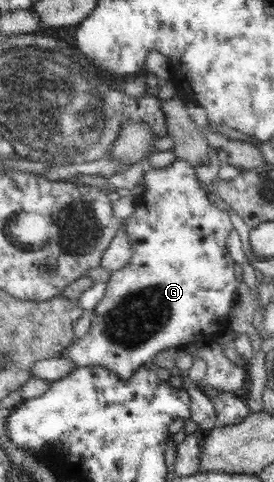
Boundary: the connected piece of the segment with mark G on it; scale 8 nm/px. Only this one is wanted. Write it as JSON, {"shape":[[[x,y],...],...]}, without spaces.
{"shape":[[[177,158],[170,165],[164,168],[149,168],[143,174],[143,180],[146,184],[146,188],[141,191],[139,197],[136,197],[137,209],[131,217],[122,221],[123,228],[127,230],[127,236],[131,239],[131,250],[133,255],[129,259],[129,263],[111,273],[107,281],[106,293],[104,299],[95,307],[92,317],[91,330],[82,339],[76,339],[65,352],[62,352],[61,359],[68,359],[76,365],[76,369],[79,367],[95,367],[95,365],[101,365],[111,369],[120,379],[130,379],[133,373],[143,367],[145,363],[154,359],[155,355],[159,351],[165,351],[169,349],[176,349],[181,351],[185,349],[187,345],[193,345],[193,343],[211,343],[211,341],[217,342],[217,337],[221,337],[223,333],[227,333],[230,329],[229,324],[229,311],[231,311],[231,305],[233,305],[233,295],[237,291],[238,282],[235,278],[235,261],[229,255],[225,246],[225,240],[229,235],[233,224],[229,215],[225,213],[225,210],[217,208],[211,204],[209,196],[205,190],[201,190],[201,182],[197,177],[195,168],[185,160]]]}

